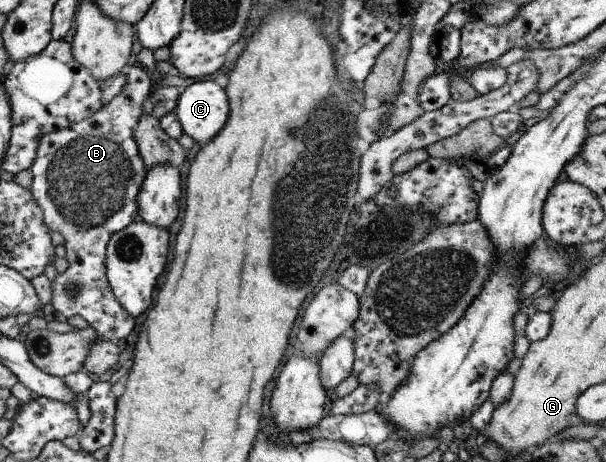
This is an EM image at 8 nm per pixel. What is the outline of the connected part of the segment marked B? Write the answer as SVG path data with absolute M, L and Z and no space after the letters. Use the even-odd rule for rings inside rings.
M133 60L126 69L126 82L121 92L93 116L69 128L42 136L30 168L32 174L30 190L35 202L43 210L43 220L47 228L59 232L65 238L68 267L51 283L53 288L51 304L57 312L61 312L67 318L73 315L82 316L95 332L99 332L103 340L112 343L118 343L122 338L129 336L135 328L135 319L119 304L111 290L106 273L106 250L111 236L131 224L136 217L139 218L137 196L147 174L146 164L141 158L133 132L137 128L139 118L144 114L143 102L150 96L151 81L146 68ZM71 286L79 288L79 292L67 292L67 288ZM65 300L71 306L61 306L61 302Z

